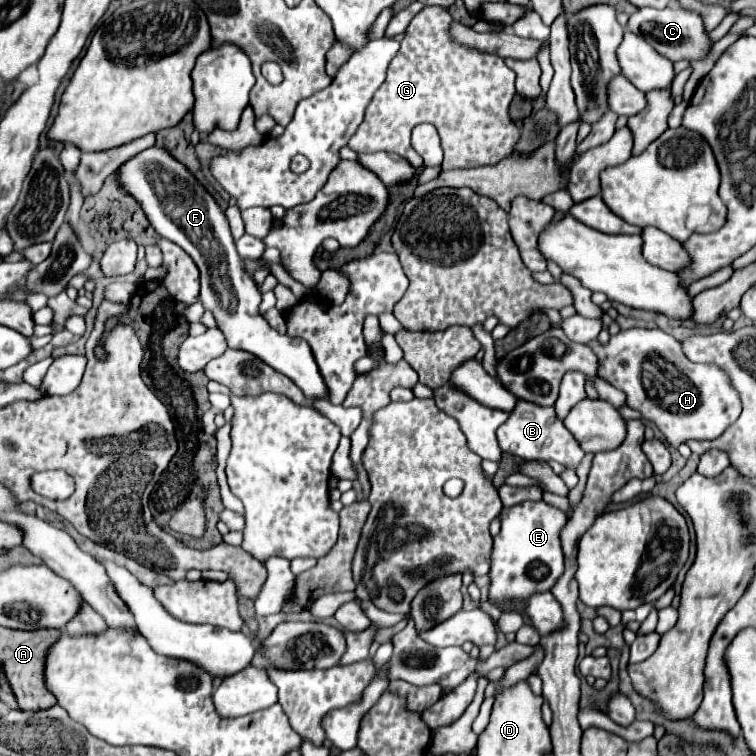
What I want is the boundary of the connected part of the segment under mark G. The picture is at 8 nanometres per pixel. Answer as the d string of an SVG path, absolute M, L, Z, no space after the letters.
M437 5L423 7L413 17L401 41L401 49L387 67L385 83L373 95L373 101L365 113L365 121L349 141L353 151L389 151L401 155L413 167L421 167L423 159L409 141L411 129L417 124L433 123L439 131L441 147L445 151L443 169L463 169L497 165L501 159L511 155L515 147L517 151L531 153L545 143L547 137L557 137L557 119L547 109L541 109L525 119L521 131L507 113L515 95L515 73L505 65L503 57L527 59L537 55L543 45L549 45L549 41L521 39L509 31L501 35L501 41L495 41L495 37L489 37L487 33L475 33L471 27L457 23L453 25L455 31L451 31L461 41L457 43L449 33L451 25L451 13Z

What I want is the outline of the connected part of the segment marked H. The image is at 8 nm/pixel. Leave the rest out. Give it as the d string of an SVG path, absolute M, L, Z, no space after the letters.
M633 327L633 329L619 331L617 335L611 335L607 343L593 339L593 343L587 343L587 347L591 347L599 359L597 375L601 379L605 379L607 383L611 383L613 387L621 389L627 395L627 405L631 409L637 409L643 415L643 419L653 421L657 425L657 429L665 435L665 439L671 447L679 447L681 443L685 443L689 439L697 439L697 441L715 439L733 421L737 421L737 417L741 413L739 395L729 385L727 375L715 365L703 365L703 363L689 361L681 351L681 343L661 329Z

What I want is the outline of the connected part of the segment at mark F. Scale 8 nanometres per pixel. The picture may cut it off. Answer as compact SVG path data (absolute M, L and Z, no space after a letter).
M149 147L127 161L121 167L121 183L141 203L155 231L177 243L197 263L201 271L201 303L205 309L213 311L229 347L257 355L275 371L287 375L307 399L329 399L325 379L313 359L309 343L299 337L277 333L259 313L261 291L253 277L243 269L223 209L219 209L205 187L161 147Z

